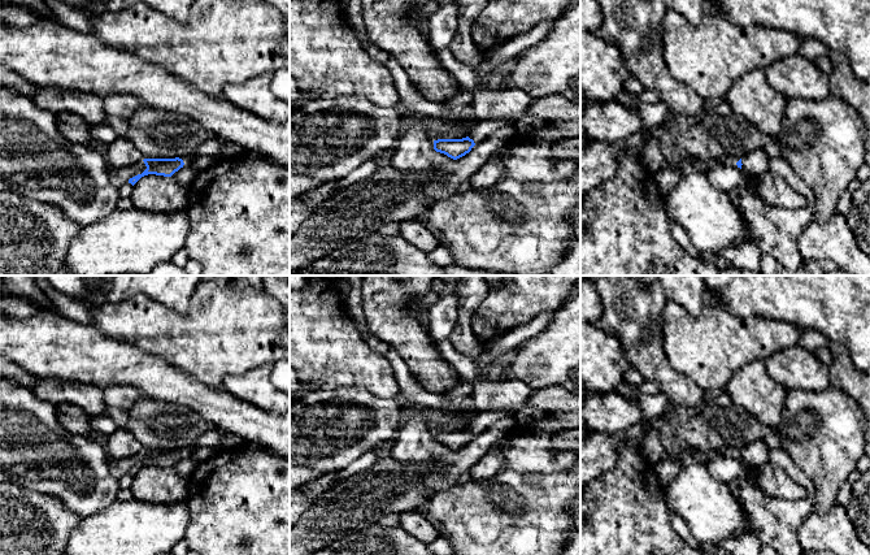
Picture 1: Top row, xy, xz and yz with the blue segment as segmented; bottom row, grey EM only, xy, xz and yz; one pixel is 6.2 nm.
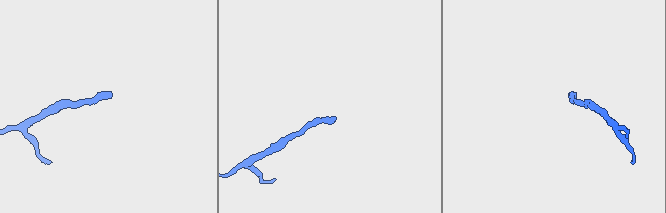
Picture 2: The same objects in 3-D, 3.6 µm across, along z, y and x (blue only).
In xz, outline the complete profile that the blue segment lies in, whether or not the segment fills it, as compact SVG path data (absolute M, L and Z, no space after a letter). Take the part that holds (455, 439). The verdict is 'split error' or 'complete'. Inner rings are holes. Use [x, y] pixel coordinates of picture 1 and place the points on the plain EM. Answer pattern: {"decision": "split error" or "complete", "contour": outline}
{"decision": "split error", "contour": "M479 412L462 430L434 432L434 441L457 451L471 442L471 439L488 429L495 421L512 416L509 412Z"}

